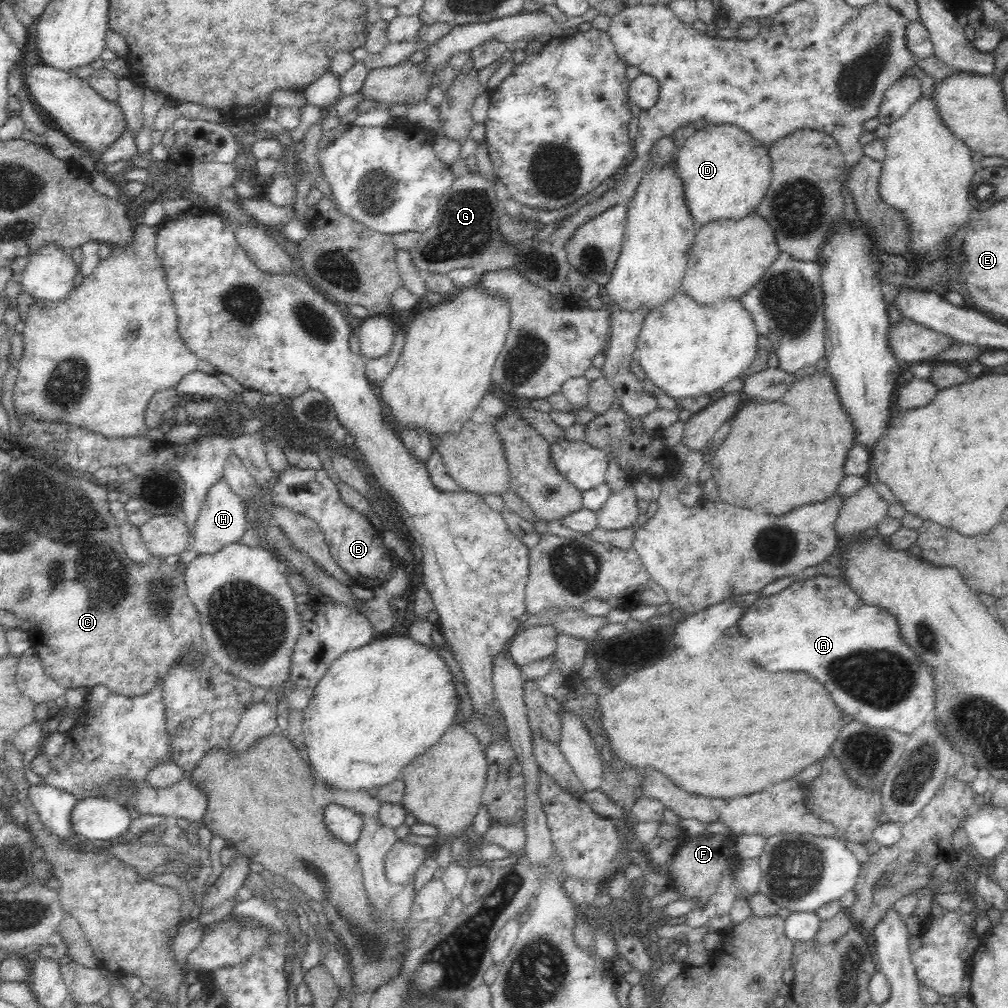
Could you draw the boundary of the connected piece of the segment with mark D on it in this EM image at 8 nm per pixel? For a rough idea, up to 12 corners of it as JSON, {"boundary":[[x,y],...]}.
{"boundary":[[705,125],[674,163],[696,232],[766,196],[767,148]]}

